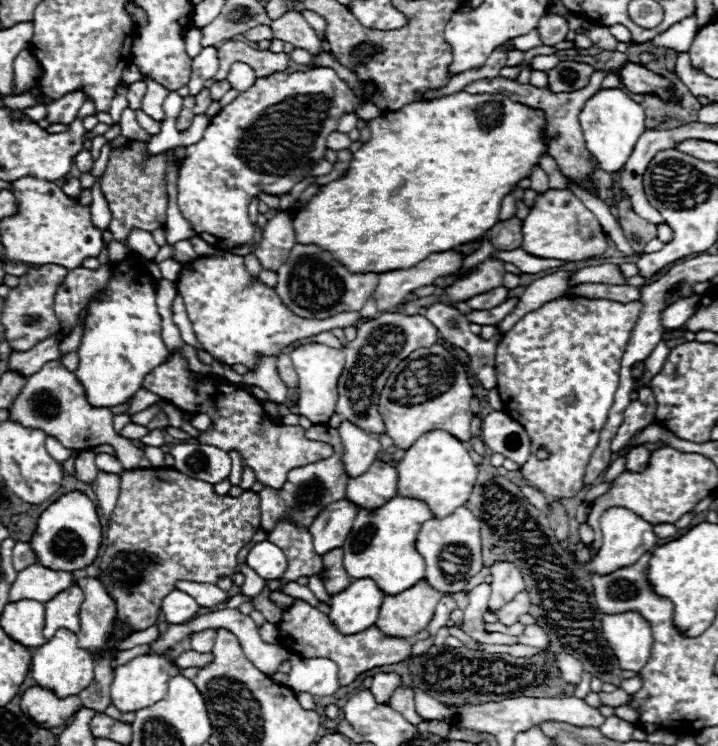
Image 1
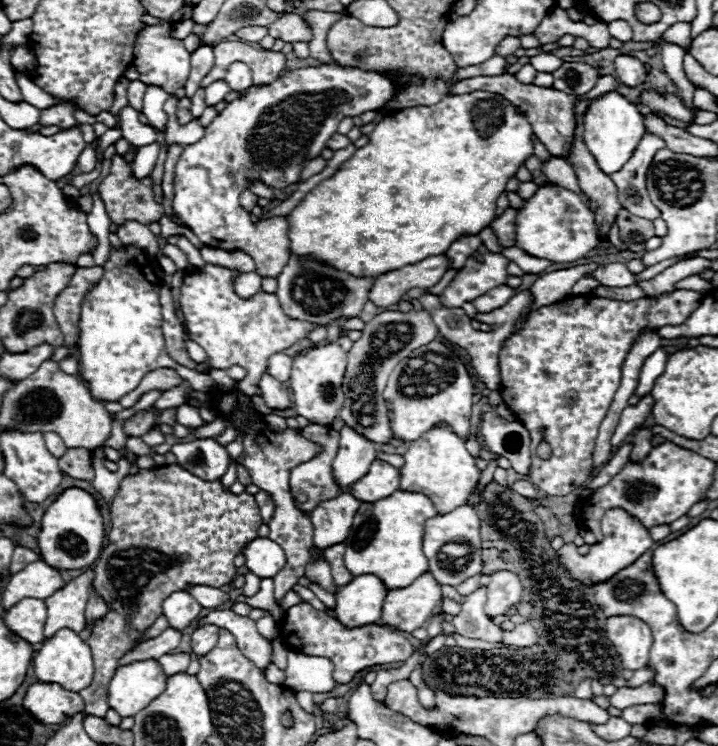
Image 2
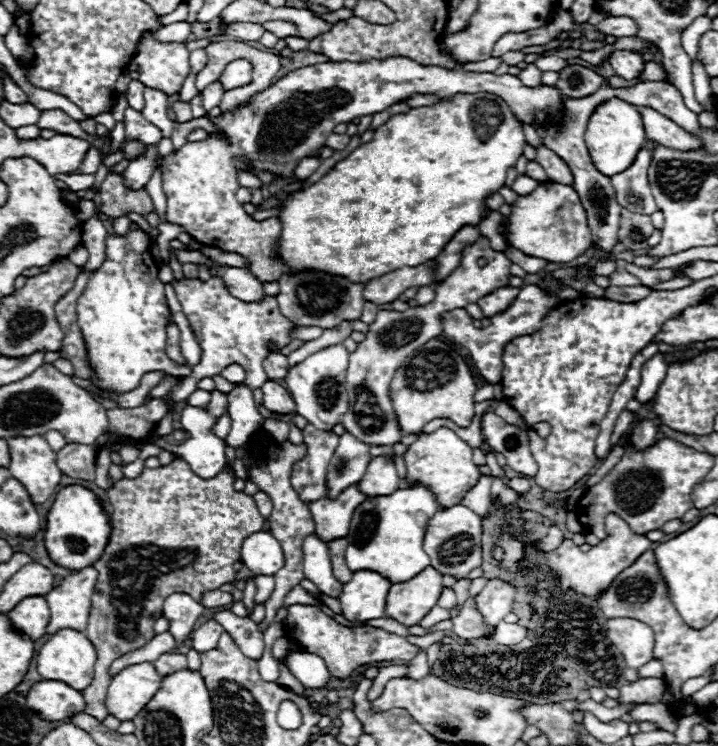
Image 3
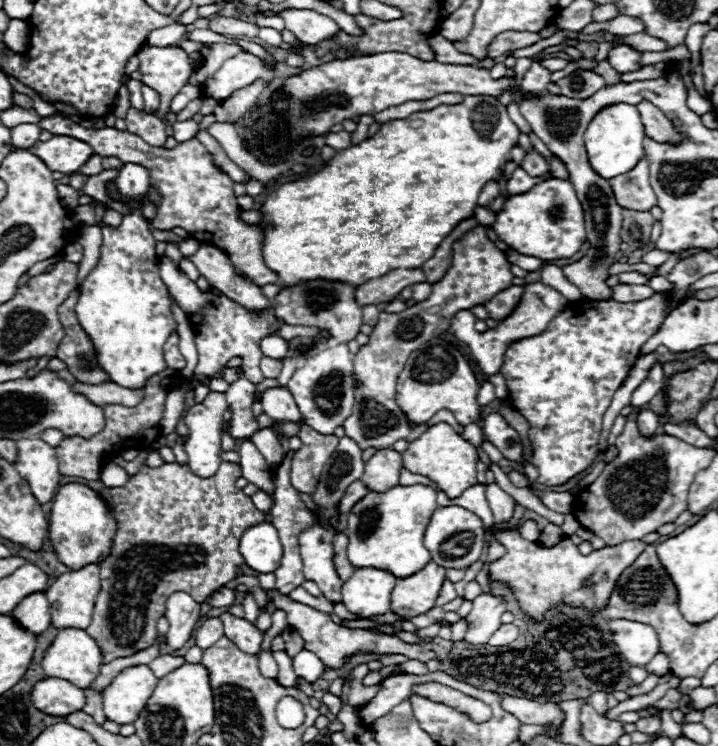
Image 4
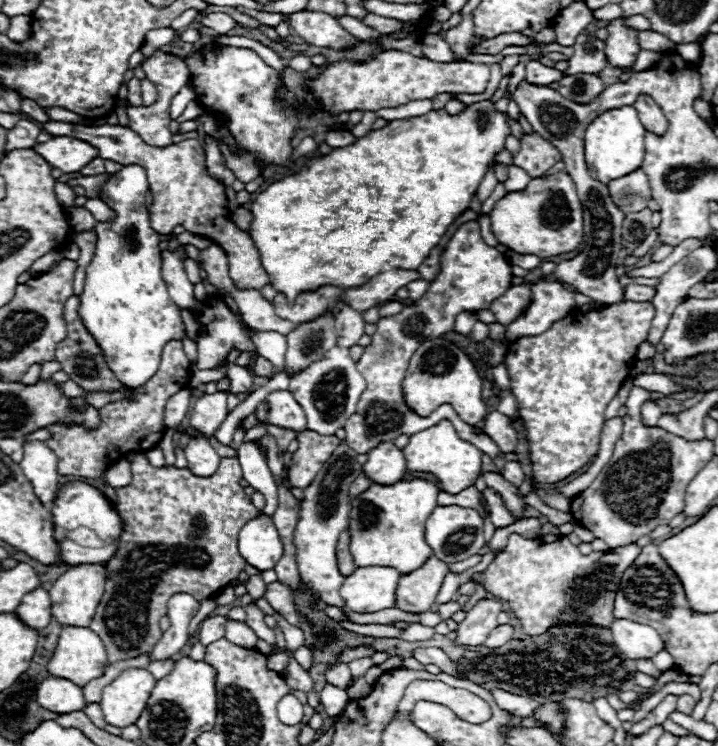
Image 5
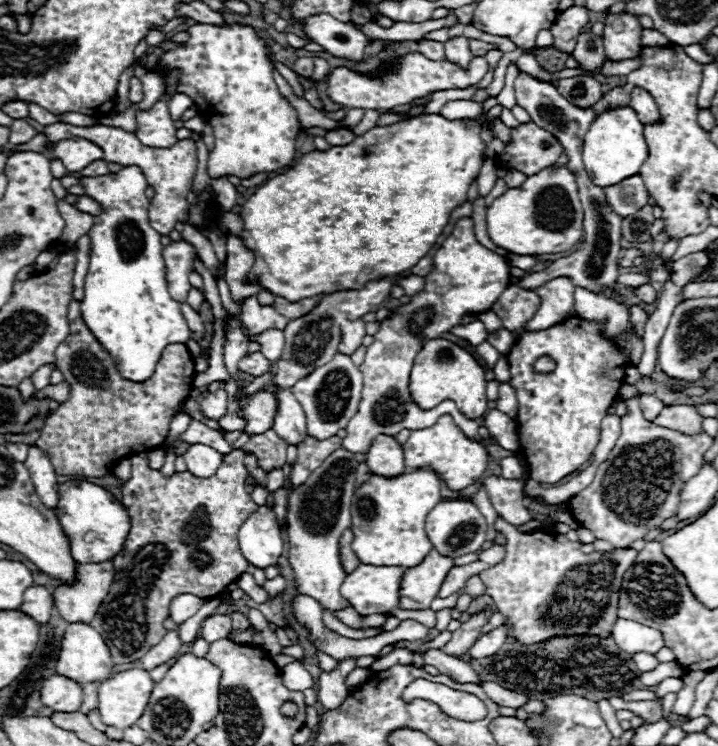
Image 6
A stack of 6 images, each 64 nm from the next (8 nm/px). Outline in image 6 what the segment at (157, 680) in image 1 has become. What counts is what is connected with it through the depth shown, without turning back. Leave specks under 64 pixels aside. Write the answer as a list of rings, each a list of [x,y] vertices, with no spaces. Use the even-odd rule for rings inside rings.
[[[142,668],[118,672],[98,686],[98,712],[106,726],[130,728],[144,714],[154,682]]]

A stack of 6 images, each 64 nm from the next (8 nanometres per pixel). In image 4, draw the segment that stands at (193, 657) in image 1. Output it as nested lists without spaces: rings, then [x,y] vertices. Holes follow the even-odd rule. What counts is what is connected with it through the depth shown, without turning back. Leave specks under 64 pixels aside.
[[[158,656],[154,662],[150,662],[150,670],[154,670],[156,678],[164,678],[166,674],[170,674],[172,670],[180,668],[184,664],[182,656]]]

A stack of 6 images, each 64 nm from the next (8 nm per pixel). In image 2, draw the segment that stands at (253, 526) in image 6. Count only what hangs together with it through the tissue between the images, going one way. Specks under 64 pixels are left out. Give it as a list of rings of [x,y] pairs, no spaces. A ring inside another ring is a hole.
[[[254,538],[242,552],[246,558],[246,568],[260,578],[274,578],[274,574],[278,574],[286,564],[282,548],[270,538]]]

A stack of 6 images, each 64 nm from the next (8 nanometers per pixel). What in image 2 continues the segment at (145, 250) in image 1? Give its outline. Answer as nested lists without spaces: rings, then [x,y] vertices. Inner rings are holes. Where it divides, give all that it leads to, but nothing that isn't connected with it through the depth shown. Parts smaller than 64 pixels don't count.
[[[124,222],[122,226],[118,226],[116,234],[120,236],[120,240],[122,240],[124,244],[140,246],[140,248],[144,248],[150,256],[154,256],[154,254],[158,252],[156,236],[154,236],[146,226],[142,226],[140,222]]]

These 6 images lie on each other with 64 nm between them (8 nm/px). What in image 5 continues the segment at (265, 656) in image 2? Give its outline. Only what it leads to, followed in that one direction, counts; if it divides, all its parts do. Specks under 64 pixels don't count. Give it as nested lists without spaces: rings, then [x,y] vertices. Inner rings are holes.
[[[228,620],[228,624],[226,624],[226,636],[224,638],[228,638],[230,642],[234,642],[242,648],[248,648],[248,650],[256,648],[256,640],[258,640],[258,636],[254,634],[254,630],[248,624],[232,622],[232,620]]]

